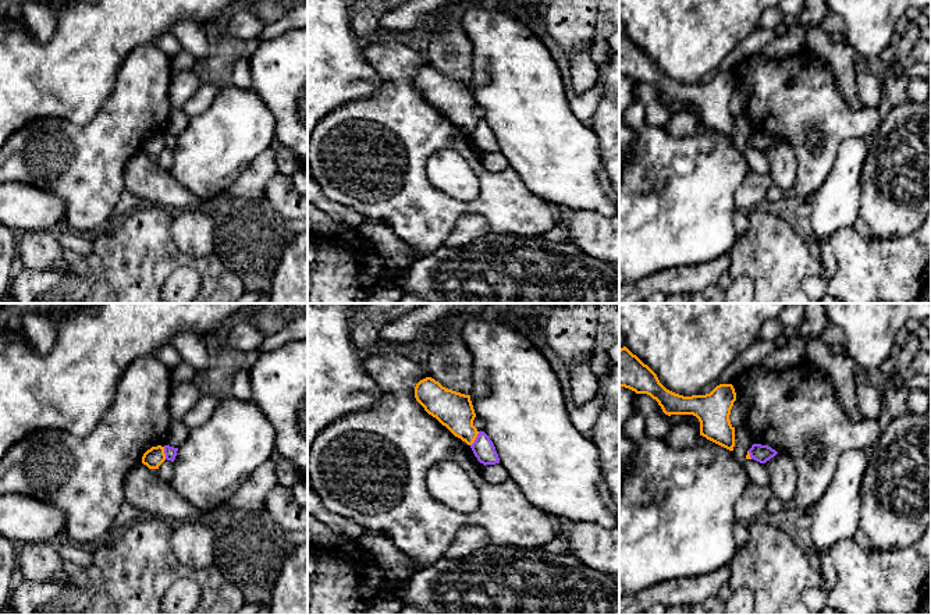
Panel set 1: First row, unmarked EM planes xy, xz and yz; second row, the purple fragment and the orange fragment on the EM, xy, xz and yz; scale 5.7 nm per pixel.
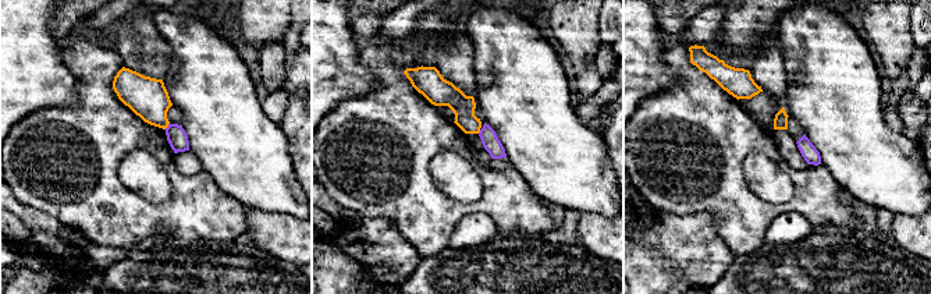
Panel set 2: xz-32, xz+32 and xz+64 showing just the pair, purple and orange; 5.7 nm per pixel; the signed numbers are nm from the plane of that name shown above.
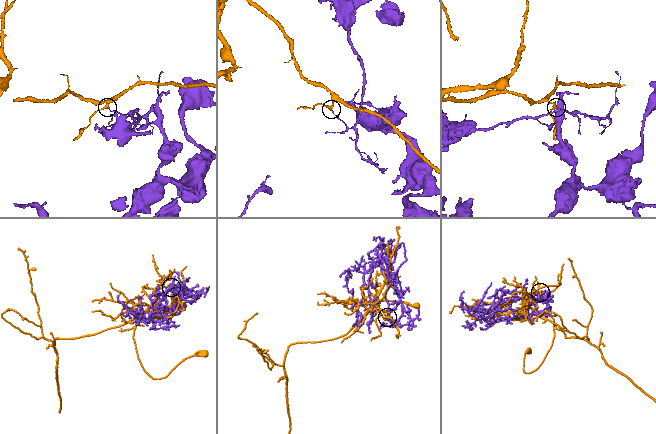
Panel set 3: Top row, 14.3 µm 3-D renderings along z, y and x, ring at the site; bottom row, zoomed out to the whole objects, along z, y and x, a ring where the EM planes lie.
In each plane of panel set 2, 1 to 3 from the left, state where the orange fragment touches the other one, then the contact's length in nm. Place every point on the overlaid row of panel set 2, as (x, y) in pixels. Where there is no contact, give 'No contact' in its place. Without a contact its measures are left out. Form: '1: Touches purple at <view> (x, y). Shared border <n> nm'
1: Touches purple at xz-32 (169, 126). Shared border 50 nm
2: Touches purple at xz+32 (480, 131). Shared border 30 nm
3: No contact

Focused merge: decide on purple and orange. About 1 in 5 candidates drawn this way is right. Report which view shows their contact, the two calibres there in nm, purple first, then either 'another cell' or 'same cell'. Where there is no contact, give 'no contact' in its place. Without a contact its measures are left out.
contact in xz; calibres 130 and 220 nm; another cell

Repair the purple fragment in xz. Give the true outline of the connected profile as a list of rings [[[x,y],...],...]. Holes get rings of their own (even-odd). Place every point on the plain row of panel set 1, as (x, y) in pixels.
[[[479,120],[475,131],[470,134],[475,145],[480,152],[495,153],[500,152],[498,142],[490,125],[484,120]]]

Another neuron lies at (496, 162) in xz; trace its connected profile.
[[[501,152],[486,153],[482,159],[482,163],[486,170],[493,173],[500,173],[509,167],[507,159],[502,156]]]

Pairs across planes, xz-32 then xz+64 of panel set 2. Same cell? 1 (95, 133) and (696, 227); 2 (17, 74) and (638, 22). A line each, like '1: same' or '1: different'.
1: different
2: same

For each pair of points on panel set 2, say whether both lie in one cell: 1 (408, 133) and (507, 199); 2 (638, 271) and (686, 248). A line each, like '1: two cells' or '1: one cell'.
1: one cell
2: one cell

